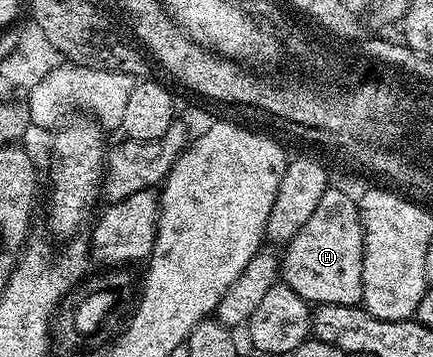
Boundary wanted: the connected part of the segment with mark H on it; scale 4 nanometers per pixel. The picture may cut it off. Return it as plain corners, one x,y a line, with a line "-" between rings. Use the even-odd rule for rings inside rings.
329,187
325,195
321,195
321,203
309,215
305,227
293,235
281,253
281,281
288,285
301,299
316,305
359,305
363,299
363,224
359,218
359,206
356,198
350,197
343,189

